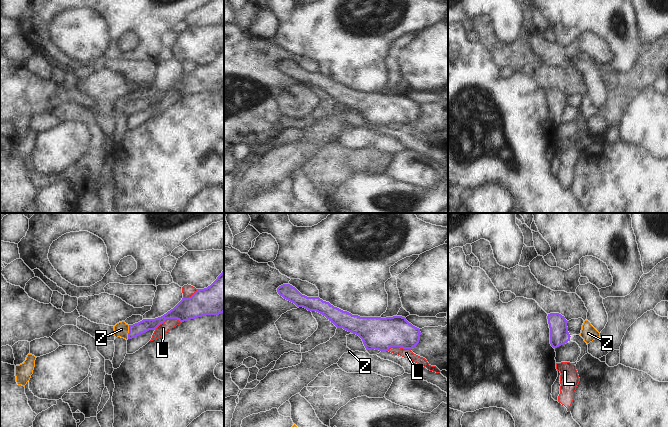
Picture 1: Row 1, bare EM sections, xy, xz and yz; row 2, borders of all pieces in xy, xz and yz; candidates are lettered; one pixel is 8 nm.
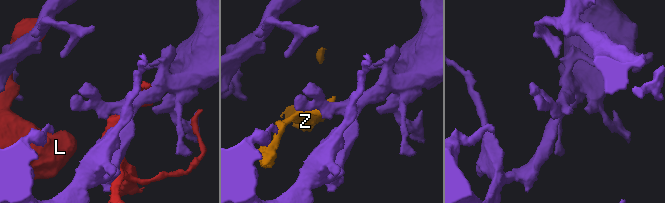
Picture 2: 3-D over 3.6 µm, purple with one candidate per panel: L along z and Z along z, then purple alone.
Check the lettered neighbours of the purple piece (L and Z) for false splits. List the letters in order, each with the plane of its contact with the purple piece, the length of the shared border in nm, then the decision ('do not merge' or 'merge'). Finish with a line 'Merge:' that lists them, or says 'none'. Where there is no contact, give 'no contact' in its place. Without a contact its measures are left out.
L: xy | 220 nm | do not merge
Z: xy | 110 nm | merge
Merge: Z

